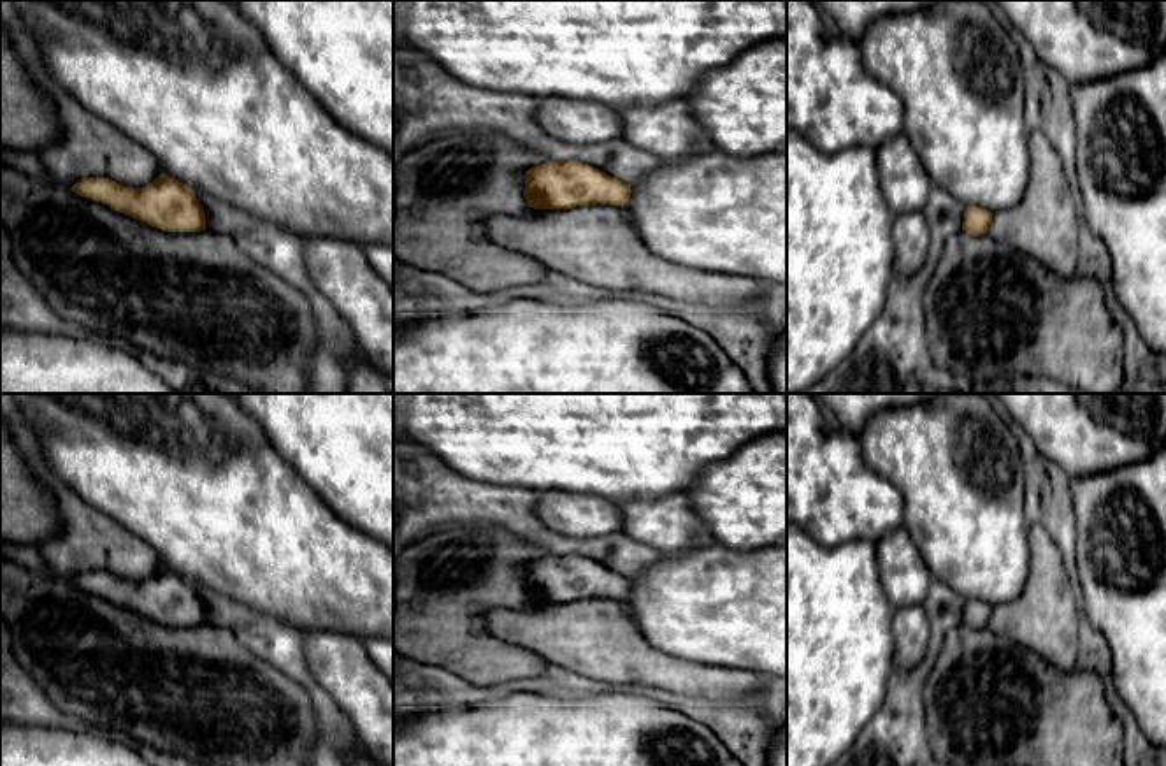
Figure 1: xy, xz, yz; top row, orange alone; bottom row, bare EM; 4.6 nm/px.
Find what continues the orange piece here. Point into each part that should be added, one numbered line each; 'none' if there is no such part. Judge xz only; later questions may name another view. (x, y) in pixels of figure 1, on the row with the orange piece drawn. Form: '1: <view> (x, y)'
none

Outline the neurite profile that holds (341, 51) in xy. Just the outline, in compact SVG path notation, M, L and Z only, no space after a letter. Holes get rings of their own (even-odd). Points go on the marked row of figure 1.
M235 0L235 7L335 121L393 156L393 0Z

